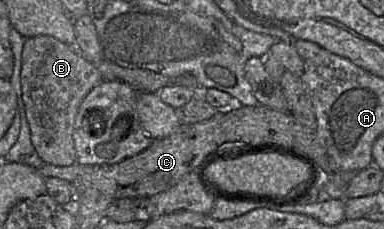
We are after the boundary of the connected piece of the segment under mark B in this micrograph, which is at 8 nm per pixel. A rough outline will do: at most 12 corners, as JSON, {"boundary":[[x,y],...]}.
{"boundary":[[25,40],[22,100],[44,163],[77,163],[75,118],[104,79],[76,47]]}

